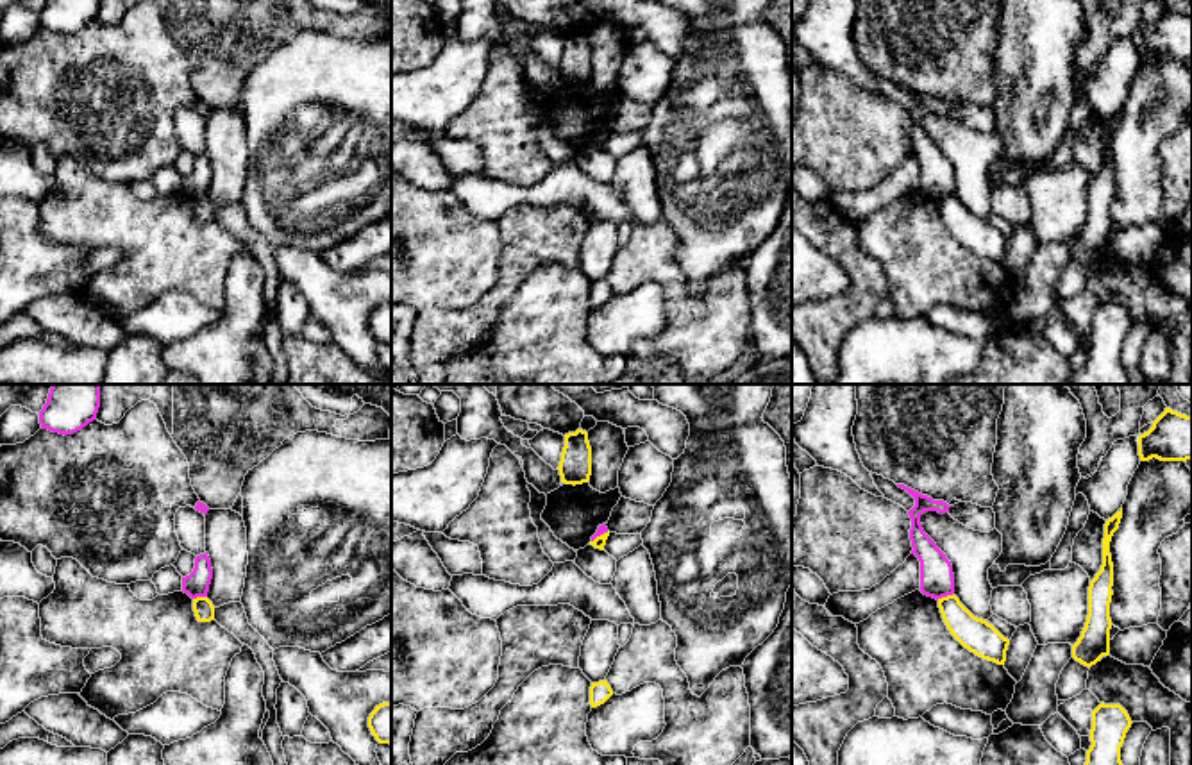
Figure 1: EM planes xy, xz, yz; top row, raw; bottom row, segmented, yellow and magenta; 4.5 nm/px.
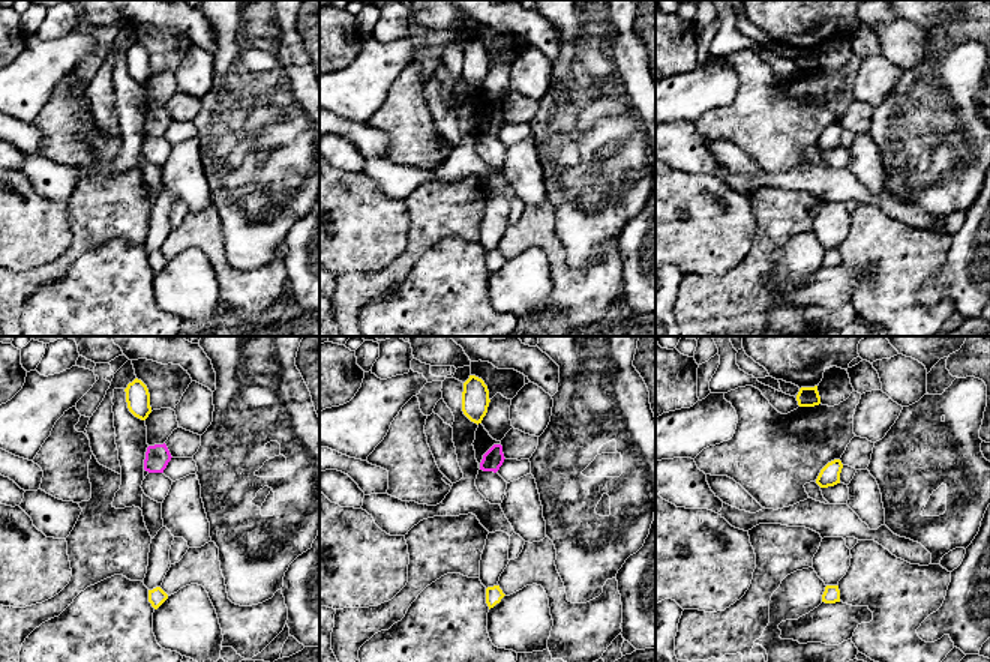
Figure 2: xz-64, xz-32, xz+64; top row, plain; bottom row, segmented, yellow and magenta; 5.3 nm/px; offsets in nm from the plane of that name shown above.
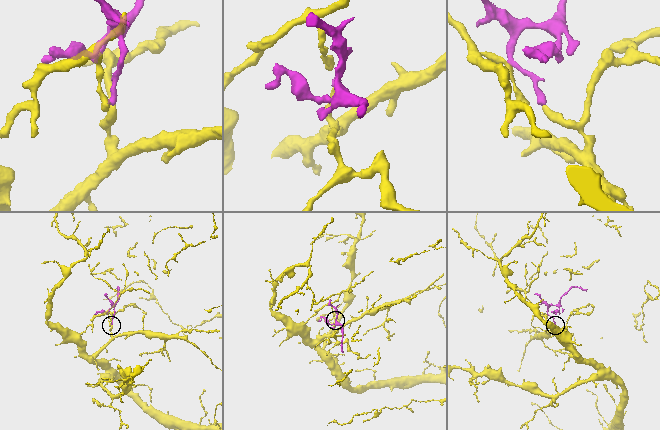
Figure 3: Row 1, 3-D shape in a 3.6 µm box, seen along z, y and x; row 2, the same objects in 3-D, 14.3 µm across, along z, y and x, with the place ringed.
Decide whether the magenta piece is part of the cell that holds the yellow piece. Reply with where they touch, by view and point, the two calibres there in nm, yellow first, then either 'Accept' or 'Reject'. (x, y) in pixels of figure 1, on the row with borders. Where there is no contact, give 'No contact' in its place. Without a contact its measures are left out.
Touches yellow at yz (944, 597). Thickness 150 nm (yellow) against 160 nm. Reject

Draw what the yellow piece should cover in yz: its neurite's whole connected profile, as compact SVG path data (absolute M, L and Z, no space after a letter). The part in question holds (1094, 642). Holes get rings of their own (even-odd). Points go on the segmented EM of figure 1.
M1122 508L1106 520L1103 538L1103 565L1088 586L1088 615L1081 636L1072 645L1072 658L1085 667L1092 667L1110 654L1110 602L1113 586L1113 563L1110 554L1110 542L1119 529Z

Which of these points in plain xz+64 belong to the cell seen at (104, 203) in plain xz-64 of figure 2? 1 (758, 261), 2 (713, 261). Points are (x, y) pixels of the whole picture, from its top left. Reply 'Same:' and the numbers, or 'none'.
Same: 1

